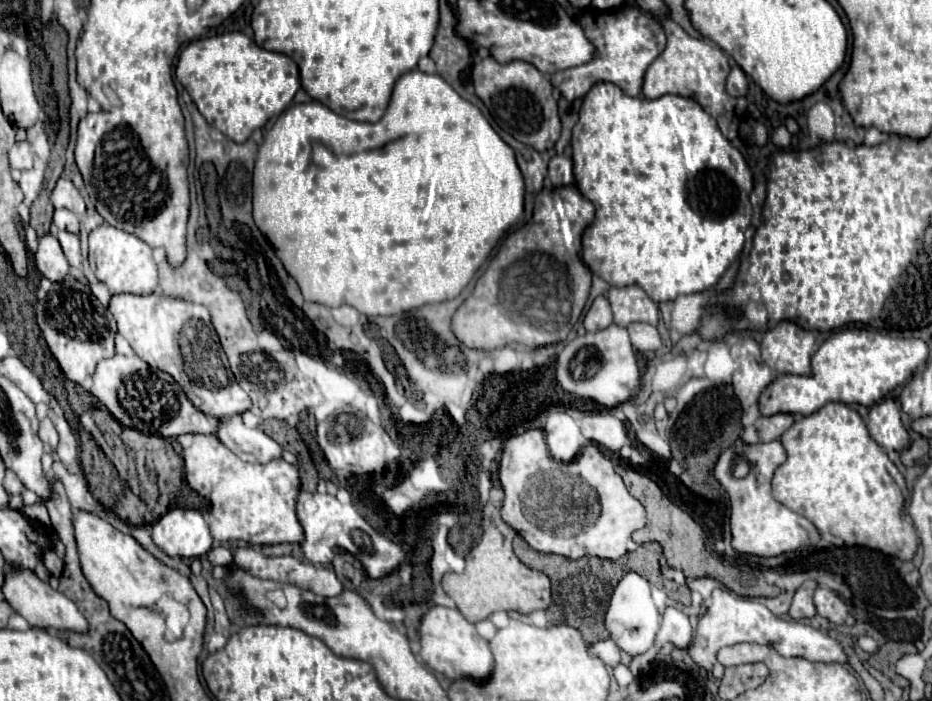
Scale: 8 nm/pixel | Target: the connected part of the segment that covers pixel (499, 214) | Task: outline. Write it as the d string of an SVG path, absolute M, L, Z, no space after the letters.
M413 69L397 79L397 83L393 87L393 101L389 101L389 107L387 107L383 119L379 119L377 123L359 123L359 121L345 119L345 117L333 113L331 109L327 109L325 105L321 105L319 101L291 105L287 111L283 111L279 115L279 119L275 121L273 129L267 131L265 141L259 147L259 153L255 159L253 219L255 219L255 225L259 227L259 231L277 249L277 257L281 259L285 271L299 283L299 289L307 301L319 303L325 307L339 307L345 303L345 305L355 307L363 315L377 317L377 315L397 315L397 313L411 311L411 309L417 309L427 303L441 303L441 301L455 299L463 291L463 287L473 279L475 271L483 265L483 261L489 257L489 253L493 251L493 247L497 245L501 235L511 225L515 225L519 221L519 217L523 215L523 193L525 193L523 177L517 167L515 153L495 133L495 129L489 125L489 121L483 117L483 113L469 101L461 99L453 91L453 87L449 83L445 83L439 75L427 75L427 73L421 73L419 69Z

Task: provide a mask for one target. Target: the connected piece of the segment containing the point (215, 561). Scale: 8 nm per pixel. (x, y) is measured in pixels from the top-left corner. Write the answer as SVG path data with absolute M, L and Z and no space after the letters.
M215 547L209 553L209 561L211 561L211 565L229 567L233 563L233 555L231 555L231 551L227 547Z

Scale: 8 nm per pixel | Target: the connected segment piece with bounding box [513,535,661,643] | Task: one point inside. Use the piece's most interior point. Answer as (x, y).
(581, 589)

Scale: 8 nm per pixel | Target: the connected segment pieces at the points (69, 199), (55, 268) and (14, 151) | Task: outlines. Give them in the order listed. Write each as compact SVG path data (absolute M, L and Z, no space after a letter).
M59 179L53 193L51 193L51 203L55 209L69 209L77 215L85 213L85 201L77 187L69 179Z
M51 233L39 239L35 261L37 261L37 269L41 271L41 275L53 283L61 283L69 273L69 263L65 261L61 245Z
M15 143L9 151L9 163L11 169L19 169L19 171L27 171L33 167L33 155L29 151L29 143Z

